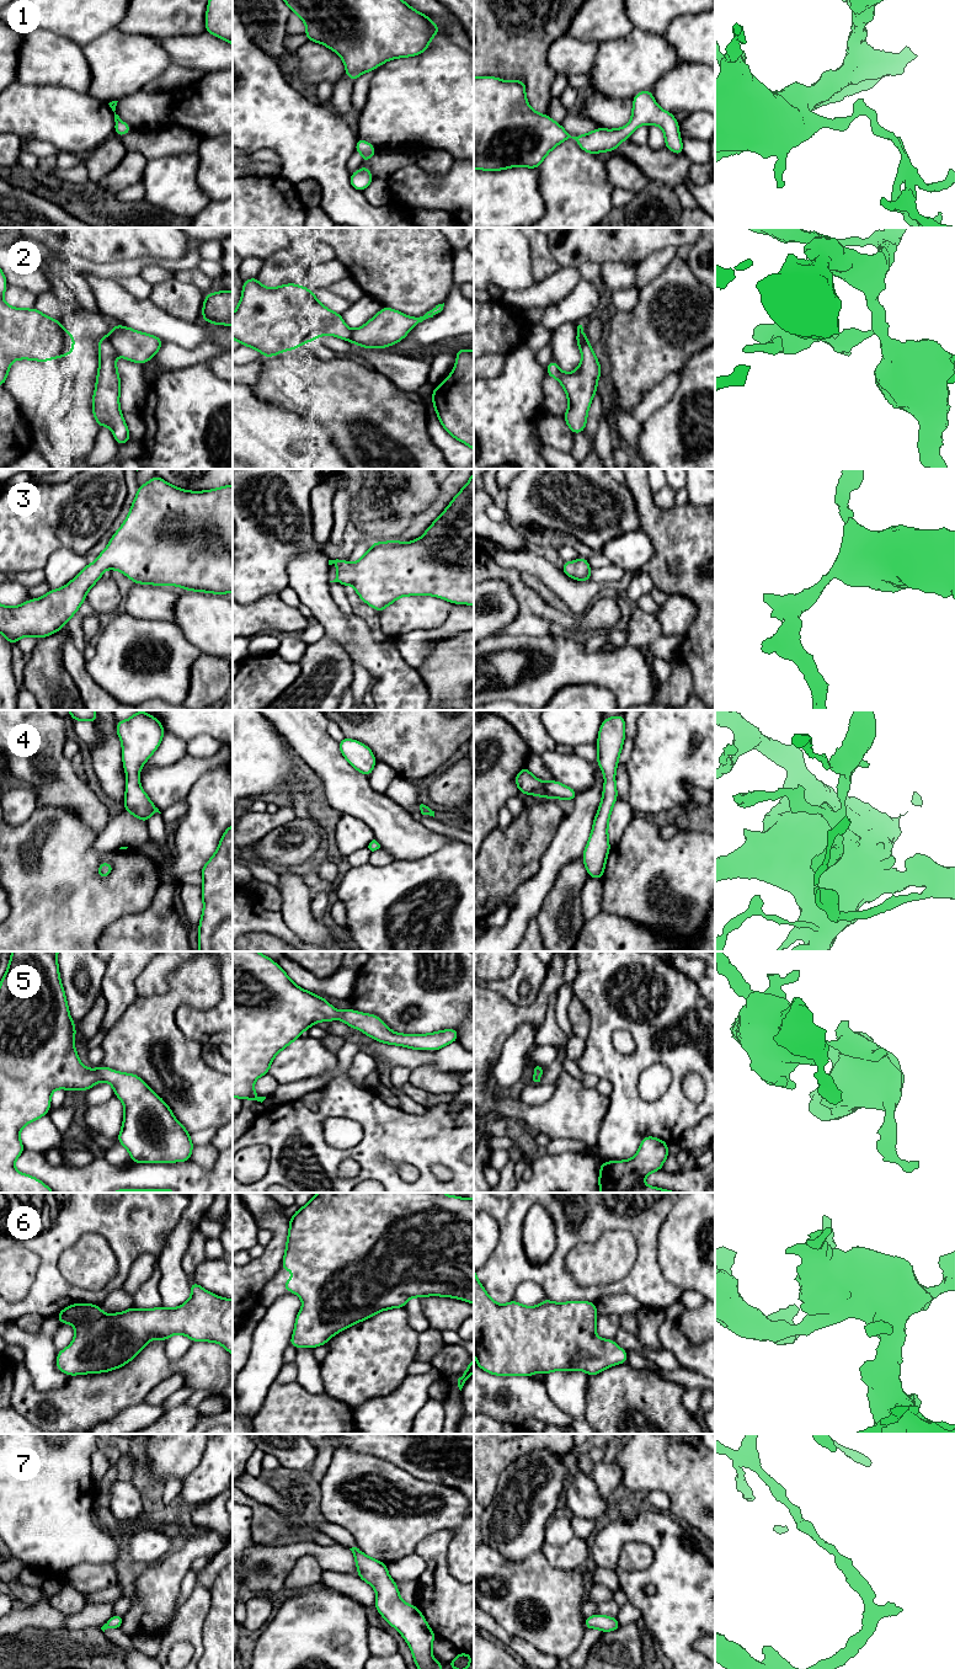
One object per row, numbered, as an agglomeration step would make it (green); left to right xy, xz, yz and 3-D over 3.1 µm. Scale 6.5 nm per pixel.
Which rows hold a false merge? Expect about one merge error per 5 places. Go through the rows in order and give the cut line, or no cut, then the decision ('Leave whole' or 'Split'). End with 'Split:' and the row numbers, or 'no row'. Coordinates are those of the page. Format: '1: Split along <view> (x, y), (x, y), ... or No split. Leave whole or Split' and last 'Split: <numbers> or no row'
1: No split. Leave whole
2: Split along xy (108, 336), (116, 352). Split
3: No split. Leave whole
4: No split. Leave whole
5: No split. Leave whole
6: No split. Leave whole
7: No split. Leave whole
Split: 2

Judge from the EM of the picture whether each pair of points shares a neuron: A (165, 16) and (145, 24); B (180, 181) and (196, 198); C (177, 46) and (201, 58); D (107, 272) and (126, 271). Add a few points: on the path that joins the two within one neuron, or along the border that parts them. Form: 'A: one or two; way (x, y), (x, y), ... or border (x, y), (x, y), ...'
A: one; way (160, 16), (150, 19)
B: one; way (182, 185), (192, 195)
C: one; way (183, 51), (195, 52)
D: one; way (112, 271), (121, 271)

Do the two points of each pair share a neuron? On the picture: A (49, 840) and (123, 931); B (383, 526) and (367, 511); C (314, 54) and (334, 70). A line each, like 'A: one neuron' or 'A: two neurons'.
A: two neurons
B: two neurons
C: one neuron

